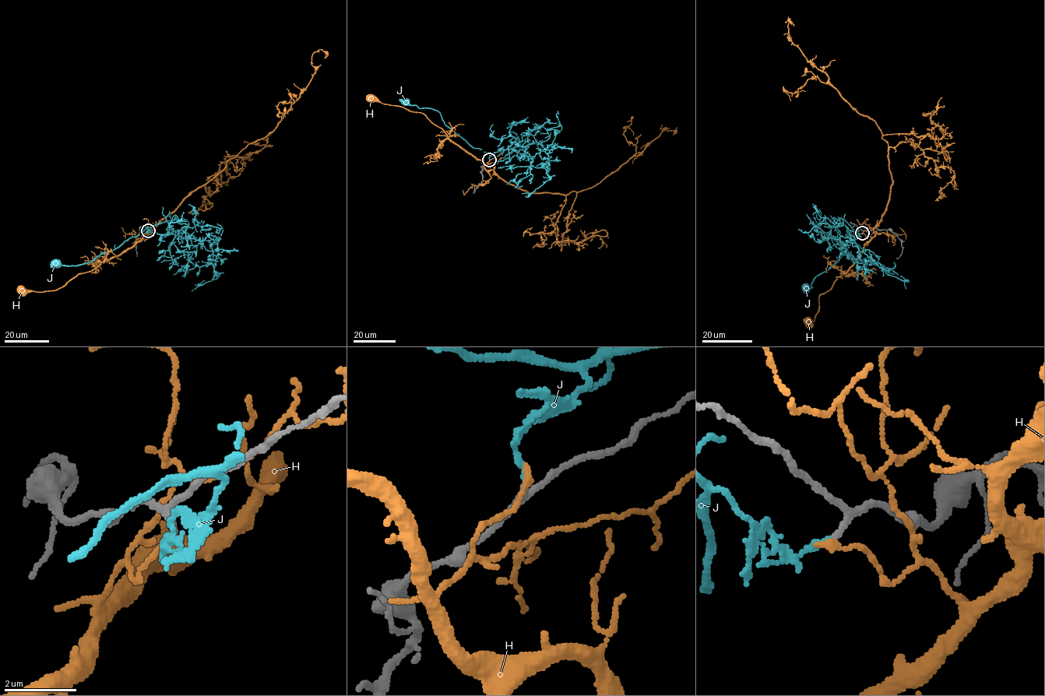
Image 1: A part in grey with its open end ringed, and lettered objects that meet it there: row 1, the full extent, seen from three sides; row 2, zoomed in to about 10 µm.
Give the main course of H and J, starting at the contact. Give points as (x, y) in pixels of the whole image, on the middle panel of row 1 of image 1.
H: (489, 159), (484, 166), (480, 159), (454, 143), (423, 113), (369, 99)
J: (489, 159), (492, 153), (472, 147), (445, 124), (437, 110), (419, 108), (411, 105), (407, 100), (405, 101)

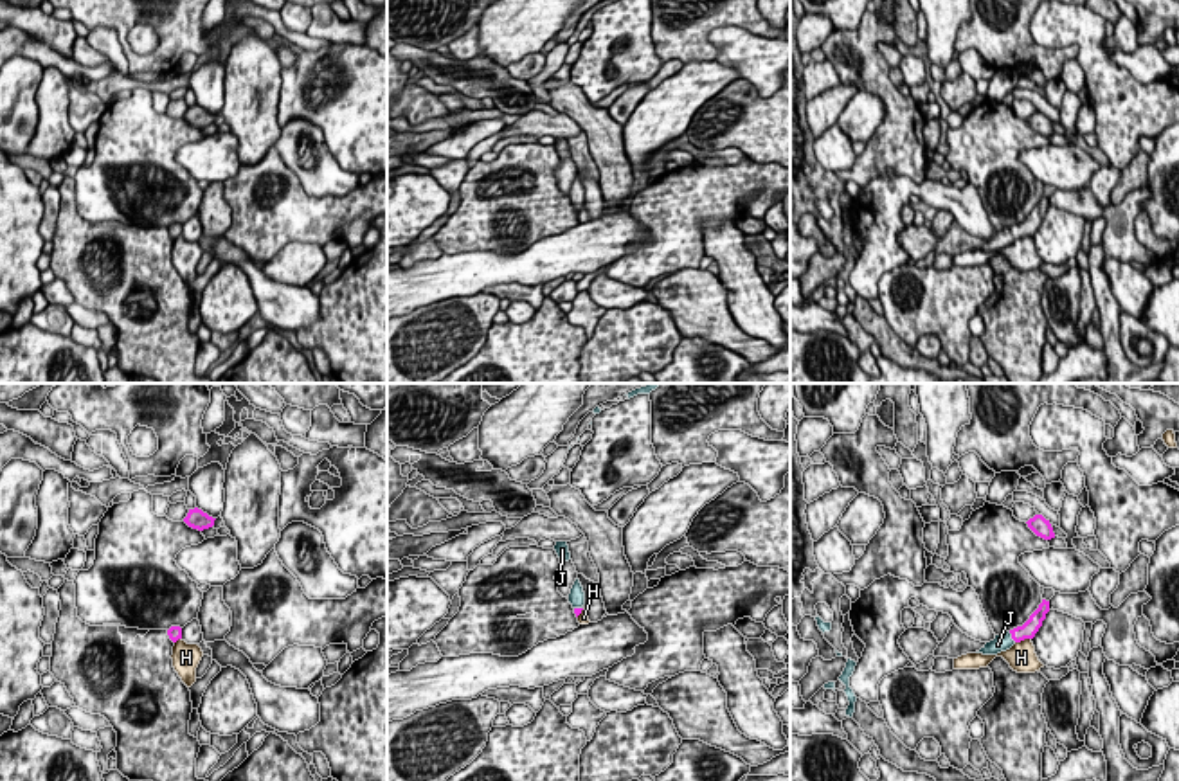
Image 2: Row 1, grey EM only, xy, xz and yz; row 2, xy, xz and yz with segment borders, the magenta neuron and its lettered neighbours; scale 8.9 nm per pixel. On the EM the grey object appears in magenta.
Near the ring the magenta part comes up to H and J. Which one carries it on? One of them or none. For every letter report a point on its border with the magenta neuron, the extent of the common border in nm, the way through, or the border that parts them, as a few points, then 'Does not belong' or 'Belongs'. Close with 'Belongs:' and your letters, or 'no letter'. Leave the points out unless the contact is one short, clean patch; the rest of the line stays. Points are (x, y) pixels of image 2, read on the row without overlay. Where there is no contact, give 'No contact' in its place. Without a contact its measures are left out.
H: Touches magenta at yz (1023, 236). Shared border 150 nm. Boundary: yz (1030, 234), (1016, 240). Does not belong
J: Touches magenta at yz (1012, 234). Shared border 120 nm. Path across: yz (1028, 227), (1012, 234), (1001, 240). Belongs
Belongs: J

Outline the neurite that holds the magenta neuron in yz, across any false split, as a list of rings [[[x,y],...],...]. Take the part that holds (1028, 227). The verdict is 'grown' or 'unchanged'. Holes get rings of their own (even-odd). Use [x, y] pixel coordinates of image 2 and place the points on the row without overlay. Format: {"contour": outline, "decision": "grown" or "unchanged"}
{"contour": [[[1042,196],[1039,205],[1030,212],[1030,216],[1010,229],[1004,229],[1001,232],[995,232],[994,238],[986,239],[979,248],[983,252],[997,252],[1001,248],[1010,247],[1015,239],[1021,239],[1024,236],[1033,236],[1039,225],[1042,223],[1042,218],[1046,216],[1046,211],[1049,209],[1049,198]]], "decision": "grown"}

